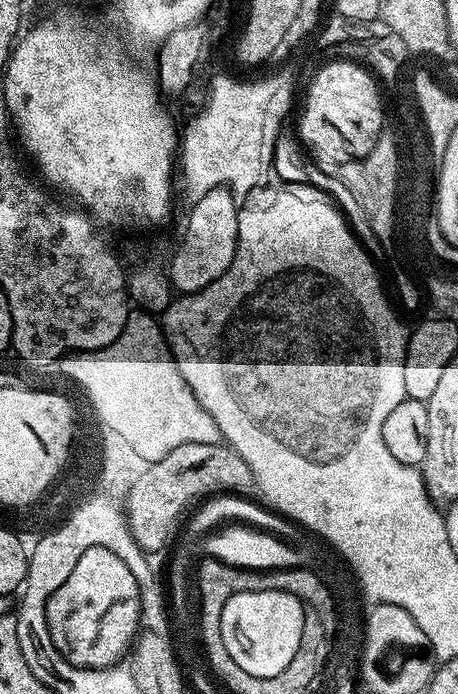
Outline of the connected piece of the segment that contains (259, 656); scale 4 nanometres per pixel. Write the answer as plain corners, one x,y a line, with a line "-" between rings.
247,592
234,594
222,610
222,642
230,650
230,658
246,670
246,674
258,674
258,678
274,678
290,666
290,658
304,637
305,605
296,596
285,592

